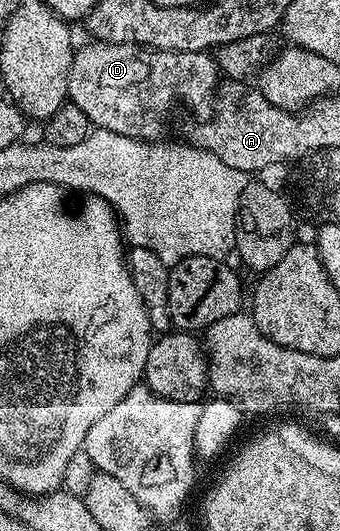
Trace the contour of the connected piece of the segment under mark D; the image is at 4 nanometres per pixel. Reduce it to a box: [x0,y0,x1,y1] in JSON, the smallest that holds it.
[68,40,220,141]

